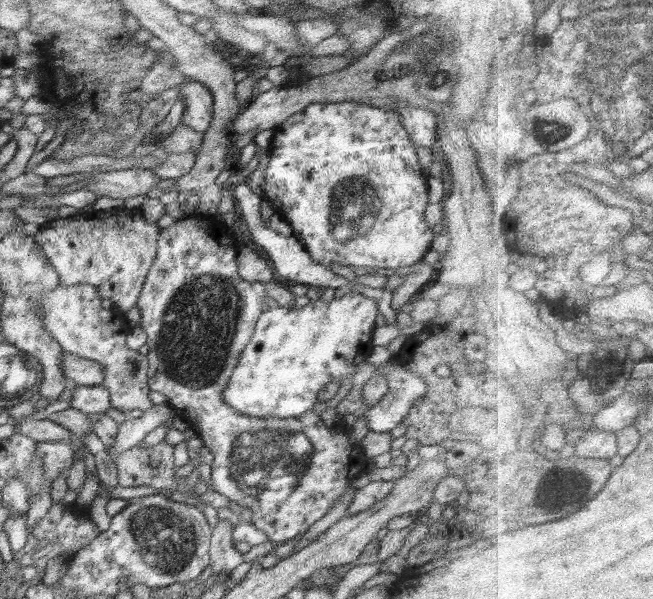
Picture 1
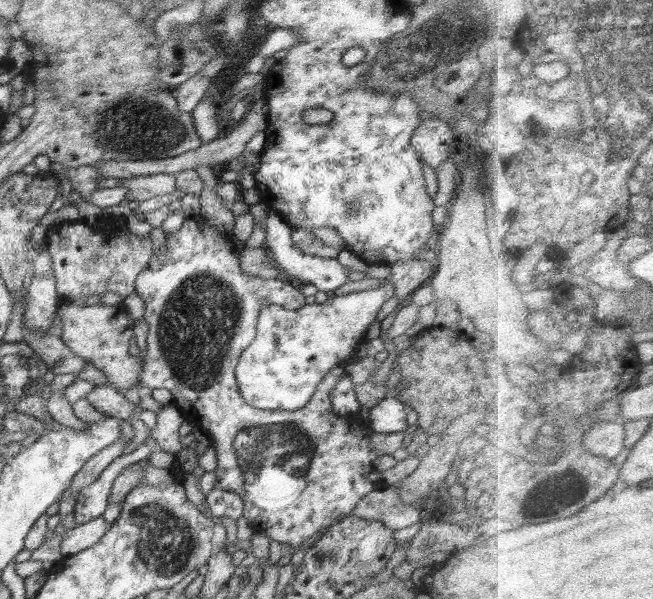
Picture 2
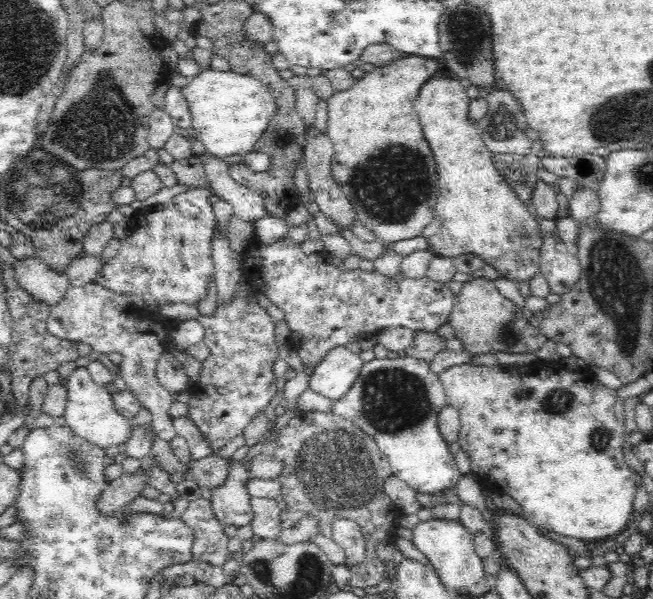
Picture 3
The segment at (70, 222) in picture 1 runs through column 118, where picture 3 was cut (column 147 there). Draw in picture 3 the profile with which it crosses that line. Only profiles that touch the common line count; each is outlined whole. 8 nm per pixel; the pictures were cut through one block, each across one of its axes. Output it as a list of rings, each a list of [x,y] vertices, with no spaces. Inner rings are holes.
[[[197,187],[152,207],[148,212],[148,228],[164,232],[168,238],[140,238],[136,213],[129,217],[129,235],[121,240],[116,256],[100,268],[94,283],[100,284],[121,295],[136,294],[145,302],[145,307],[160,315],[159,304],[198,304],[206,298],[208,284],[214,276],[214,259],[211,244],[217,228],[213,213],[210,189]]]

